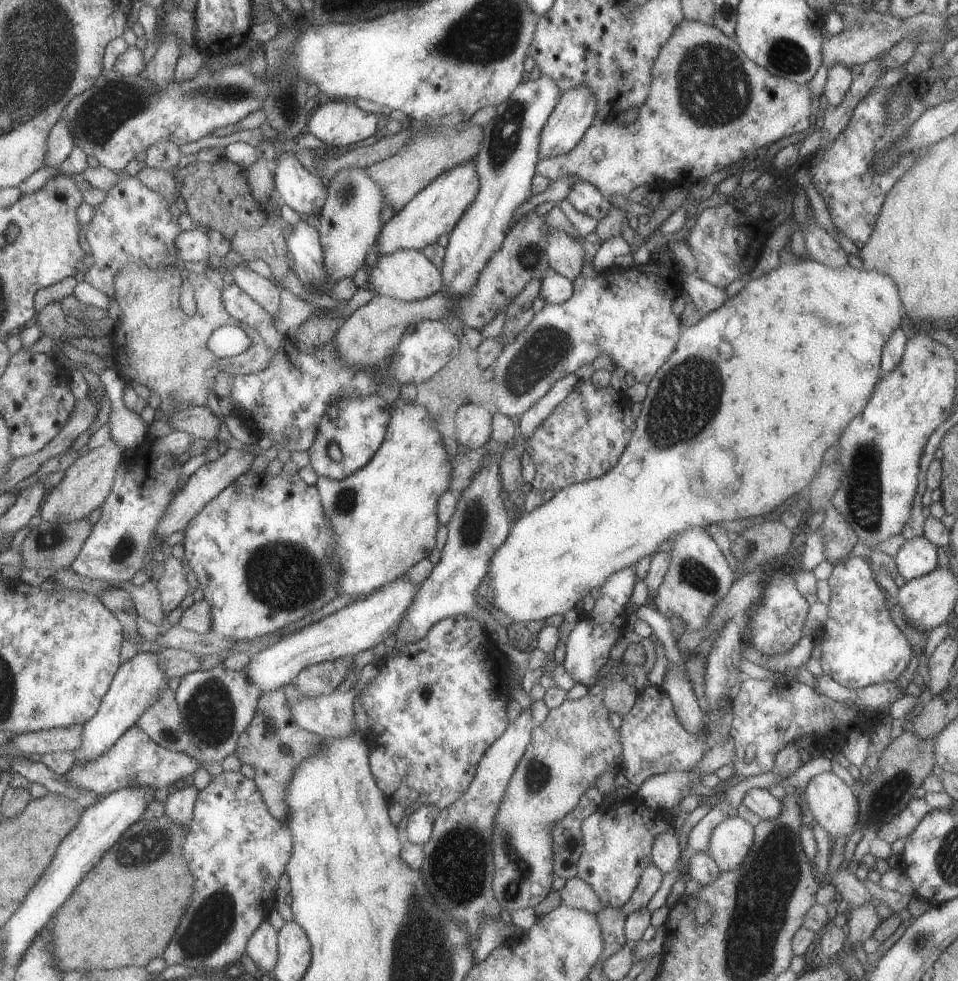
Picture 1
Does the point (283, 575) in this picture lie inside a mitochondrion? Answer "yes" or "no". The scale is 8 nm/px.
yes

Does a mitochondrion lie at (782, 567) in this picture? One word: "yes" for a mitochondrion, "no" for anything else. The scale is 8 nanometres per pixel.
no

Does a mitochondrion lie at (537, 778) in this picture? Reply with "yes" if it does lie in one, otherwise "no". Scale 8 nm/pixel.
yes

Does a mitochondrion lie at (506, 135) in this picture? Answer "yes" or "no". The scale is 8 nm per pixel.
yes

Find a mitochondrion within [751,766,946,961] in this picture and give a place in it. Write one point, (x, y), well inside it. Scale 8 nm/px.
(882, 799)

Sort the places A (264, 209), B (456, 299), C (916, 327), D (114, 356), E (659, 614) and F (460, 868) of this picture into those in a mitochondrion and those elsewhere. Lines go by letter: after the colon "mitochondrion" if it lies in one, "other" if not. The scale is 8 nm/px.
A: other
B: other
C: other
D: other
E: other
F: mitochondrion

